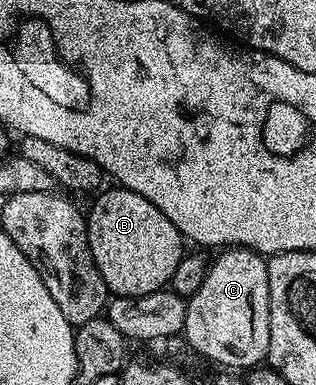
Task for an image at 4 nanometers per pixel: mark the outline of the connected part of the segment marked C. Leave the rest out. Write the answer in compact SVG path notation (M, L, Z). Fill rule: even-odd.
M224 248L219 251L220 254L215 259L211 259L206 276L202 280L202 284L198 288L198 292L194 292L187 299L188 311L186 312L186 320L184 321L184 328L182 331L182 338L185 338L198 353L204 358L209 358L212 362L217 362L217 367L220 368L240 368L236 366L248 366L247 368L256 368L267 359L268 345L270 344L270 284L268 283L268 264L261 255L257 254L255 250L247 248Z

